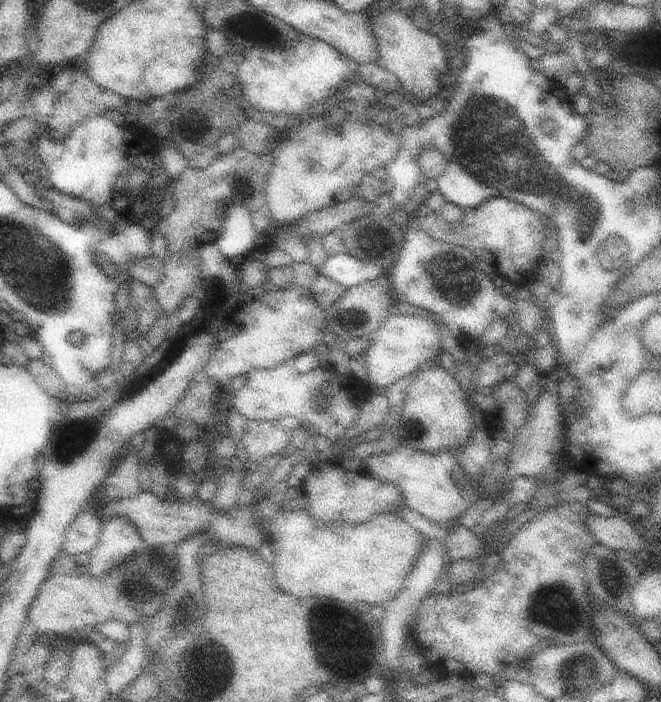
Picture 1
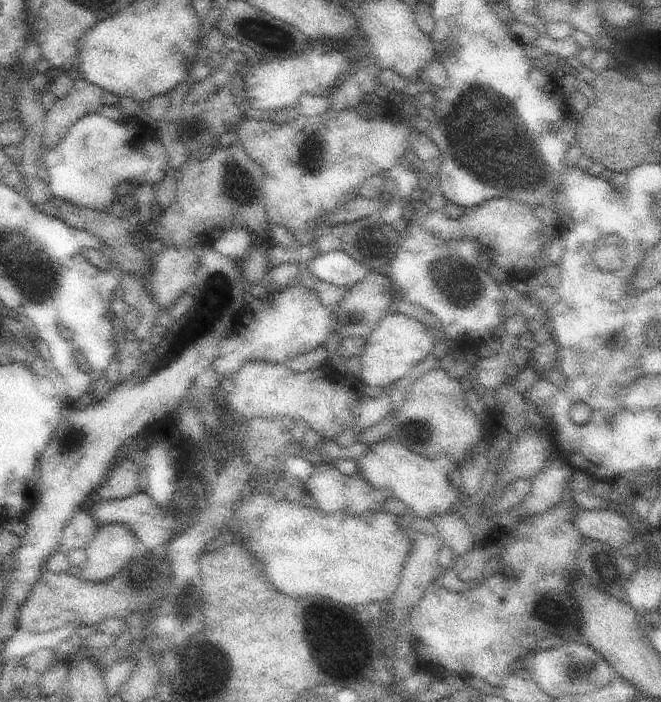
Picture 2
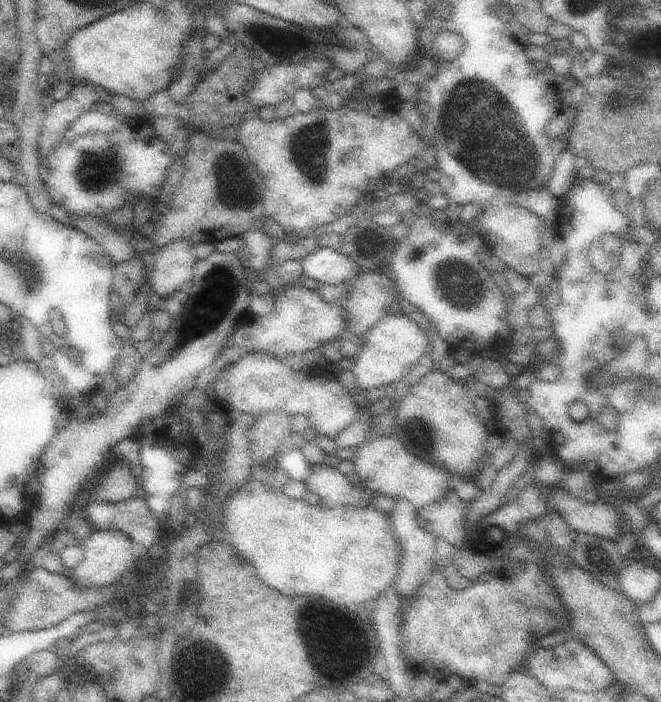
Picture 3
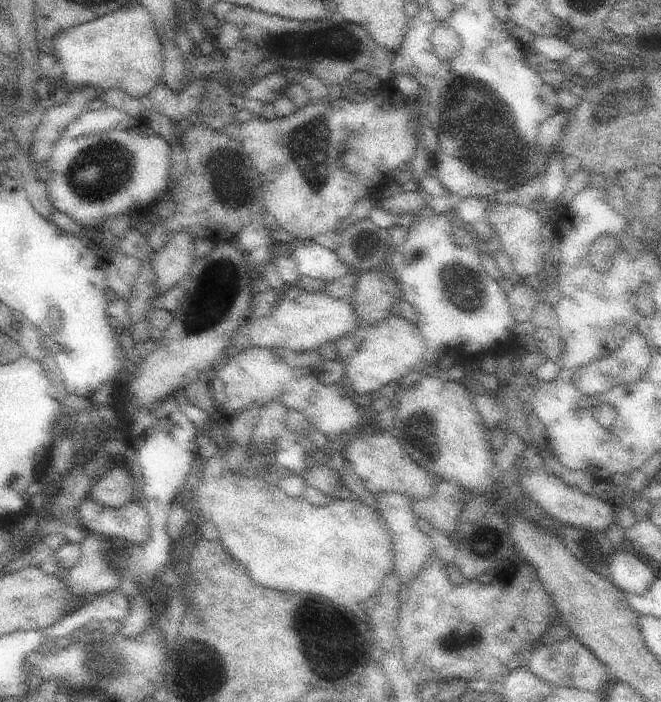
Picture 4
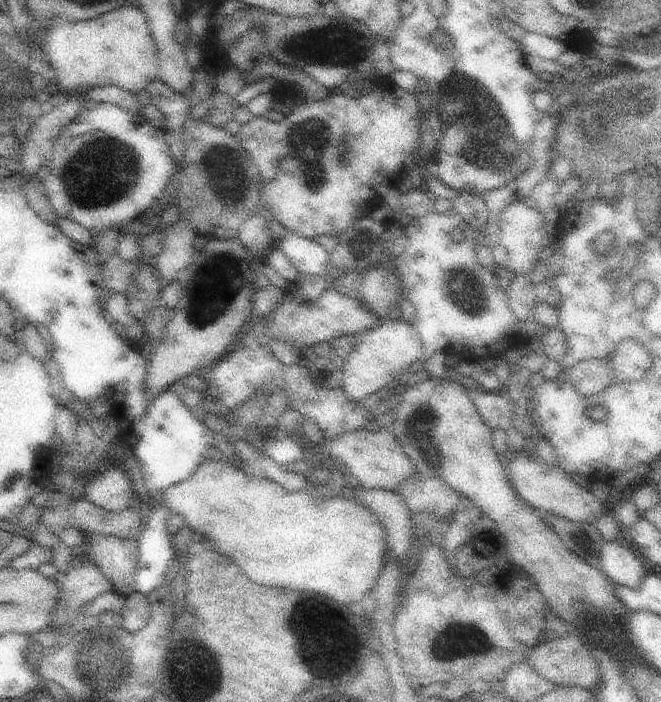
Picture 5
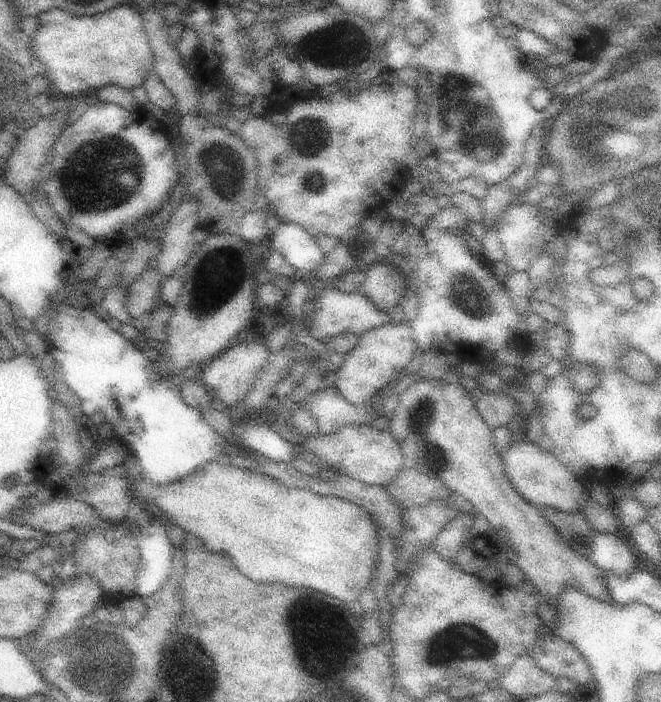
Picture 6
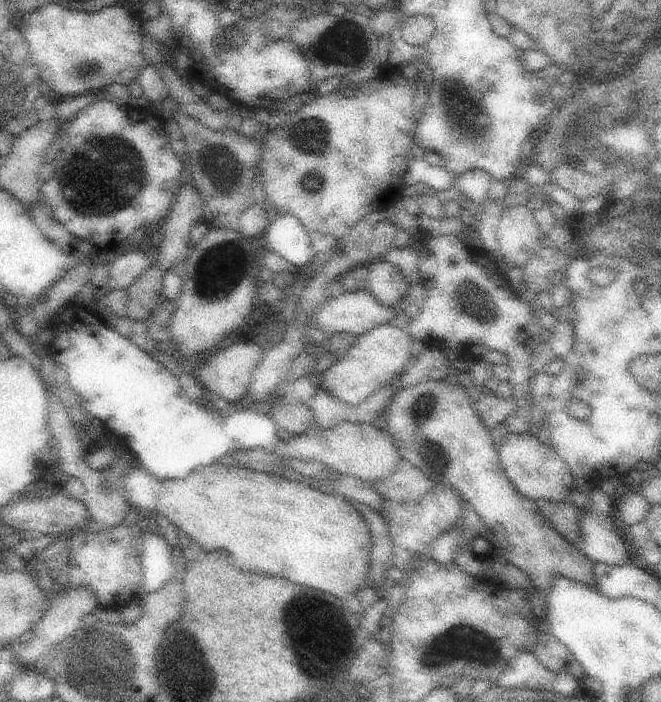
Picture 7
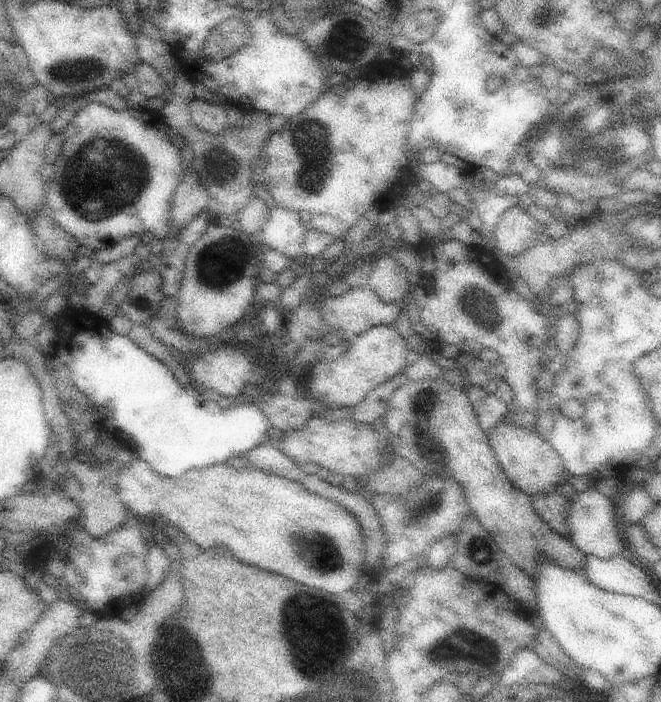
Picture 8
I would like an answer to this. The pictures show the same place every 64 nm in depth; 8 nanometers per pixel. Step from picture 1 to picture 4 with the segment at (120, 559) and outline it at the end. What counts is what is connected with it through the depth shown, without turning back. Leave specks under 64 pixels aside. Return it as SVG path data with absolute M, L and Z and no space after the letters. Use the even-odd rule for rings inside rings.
M85 534L81 542L81 560L75 568L63 574L69 592L77 598L85 596L99 596L111 592L121 586L121 574L109 564L109 556L113 548L109 548L109 538L97 534Z

